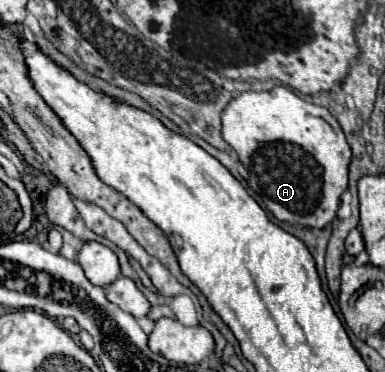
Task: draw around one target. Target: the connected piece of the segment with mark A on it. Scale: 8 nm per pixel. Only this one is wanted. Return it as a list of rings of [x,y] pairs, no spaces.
[[[277,85],[269,91],[245,91],[237,97],[233,97],[227,107],[223,109],[221,113],[221,121],[223,121],[223,139],[235,149],[239,161],[245,165],[245,169],[249,171],[249,187],[263,199],[263,203],[267,205],[267,209],[281,221],[287,221],[287,223],[299,223],[301,227],[317,227],[317,229],[323,229],[325,225],[329,225],[335,217],[337,217],[337,207],[339,207],[339,197],[341,193],[347,189],[347,171],[349,171],[349,159],[351,159],[351,149],[347,145],[347,139],[341,131],[341,125],[337,123],[337,119],[325,109],[325,107],[319,107],[315,103],[309,103],[309,101],[303,101],[301,97],[297,97],[291,89],[283,87],[283,85]]]

